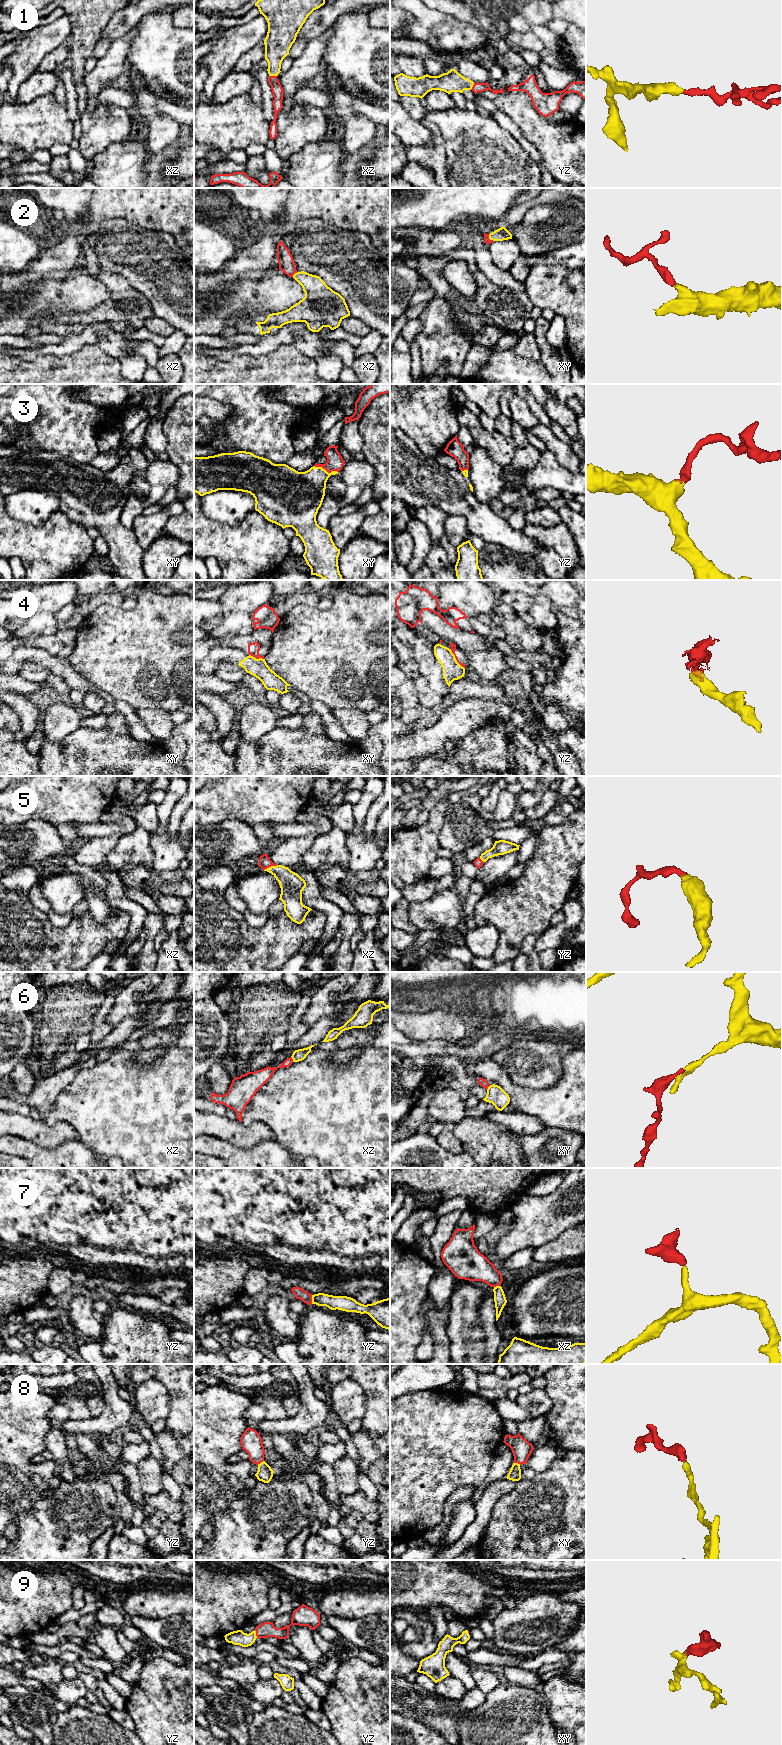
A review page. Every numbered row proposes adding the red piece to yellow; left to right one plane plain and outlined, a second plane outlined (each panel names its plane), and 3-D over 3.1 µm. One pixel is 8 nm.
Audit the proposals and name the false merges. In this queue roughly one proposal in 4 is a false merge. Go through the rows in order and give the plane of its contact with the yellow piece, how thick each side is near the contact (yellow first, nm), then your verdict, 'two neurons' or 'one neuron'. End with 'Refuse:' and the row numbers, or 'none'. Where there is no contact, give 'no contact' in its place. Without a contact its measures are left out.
1: xz | 200/90 nm | one neuron
2: xy | 100/50 nm | one neuron
3: xy | 340/140 nm | one neuron
4: yz | 160/50 nm | two neurons
5: xz | 190/100 nm | one neuron
6: xz | 100/90 nm | two neurons
7: yz | 110/90 nm | one neuron
8: yz | 120/170 nm | one neuron
9: yz | 120/130 nm | one neuron
Refuse: 4, 6

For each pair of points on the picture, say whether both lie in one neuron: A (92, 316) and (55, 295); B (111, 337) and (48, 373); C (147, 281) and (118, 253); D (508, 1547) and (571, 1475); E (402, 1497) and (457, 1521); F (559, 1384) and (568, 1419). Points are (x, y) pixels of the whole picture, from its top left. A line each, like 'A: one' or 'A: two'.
A: two
B: two
C: one
D: one
E: two
F: one

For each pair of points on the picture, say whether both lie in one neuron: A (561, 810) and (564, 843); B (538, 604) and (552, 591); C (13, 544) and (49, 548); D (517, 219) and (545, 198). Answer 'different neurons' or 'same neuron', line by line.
A: different neurons
B: different neurons
C: same neuron
D: same neuron

